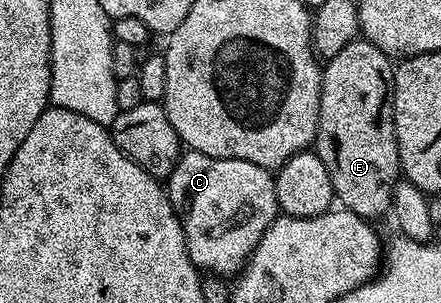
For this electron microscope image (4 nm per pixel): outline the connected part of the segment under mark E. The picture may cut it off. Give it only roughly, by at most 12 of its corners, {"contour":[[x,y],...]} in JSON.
{"contour":[[393,60],[323,64],[314,150],[339,206],[389,214],[402,177]]}

